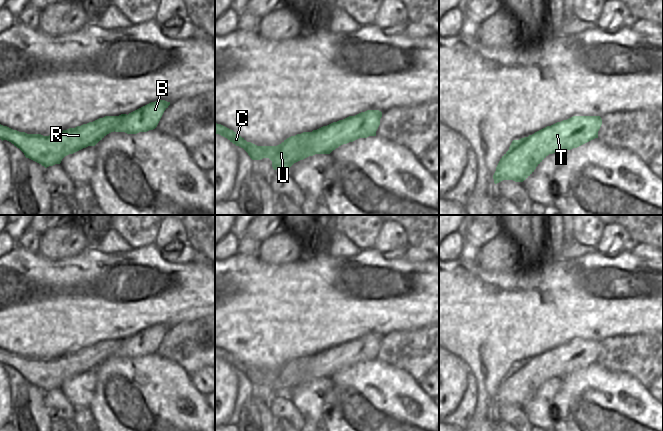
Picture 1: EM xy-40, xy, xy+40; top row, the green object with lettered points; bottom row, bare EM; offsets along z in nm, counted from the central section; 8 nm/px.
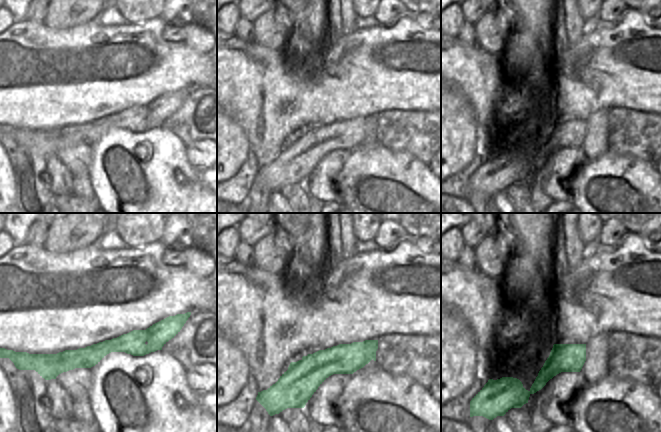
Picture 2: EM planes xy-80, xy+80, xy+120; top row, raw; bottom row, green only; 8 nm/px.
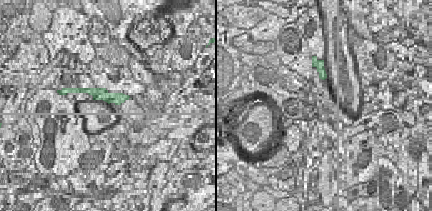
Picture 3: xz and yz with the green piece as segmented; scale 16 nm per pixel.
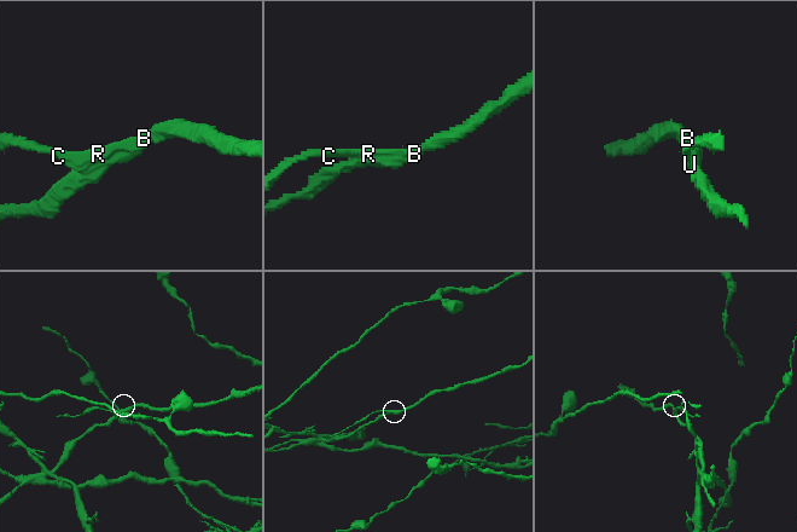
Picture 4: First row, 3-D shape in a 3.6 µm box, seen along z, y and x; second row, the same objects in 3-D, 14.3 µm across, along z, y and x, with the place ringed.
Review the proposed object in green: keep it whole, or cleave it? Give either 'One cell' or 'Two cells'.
Two cells.

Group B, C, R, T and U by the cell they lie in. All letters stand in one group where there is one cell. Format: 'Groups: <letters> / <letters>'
Groups: B T / C R U.

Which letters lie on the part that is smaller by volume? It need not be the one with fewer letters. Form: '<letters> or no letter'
C, R, U

